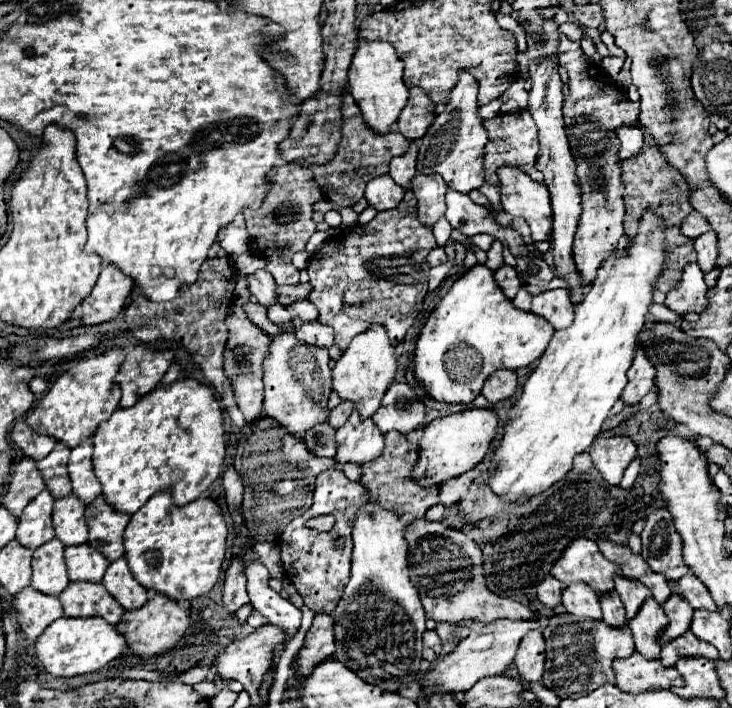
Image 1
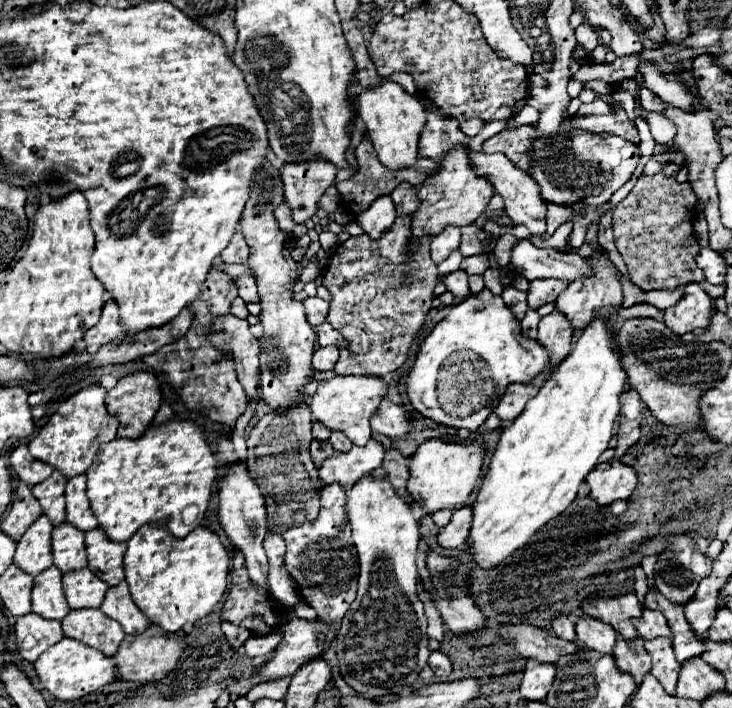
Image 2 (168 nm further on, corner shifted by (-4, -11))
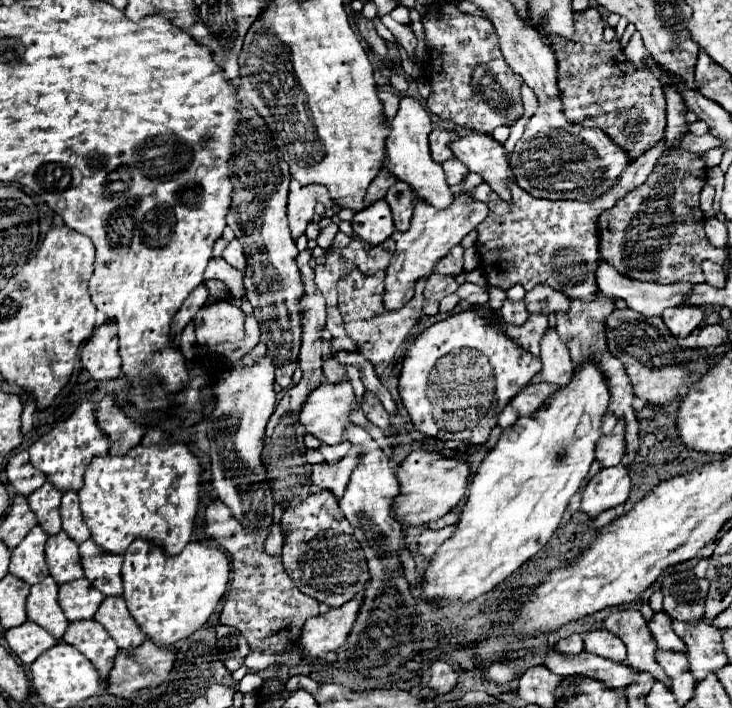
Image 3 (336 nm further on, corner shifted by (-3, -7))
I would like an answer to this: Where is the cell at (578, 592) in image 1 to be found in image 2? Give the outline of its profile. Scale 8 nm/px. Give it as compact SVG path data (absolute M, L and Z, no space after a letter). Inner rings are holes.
M581 617L575 625L577 641L599 653L611 653L615 645L615 629L609 623L603 623L593 617Z

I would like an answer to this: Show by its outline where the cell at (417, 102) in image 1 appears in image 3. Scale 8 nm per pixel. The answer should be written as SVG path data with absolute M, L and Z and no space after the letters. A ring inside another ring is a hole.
M436 127L432 133L430 133L430 153L434 157L436 163L444 163L448 159L454 159L454 153L450 151L448 143L458 139L458 133L454 131L446 131L442 127Z

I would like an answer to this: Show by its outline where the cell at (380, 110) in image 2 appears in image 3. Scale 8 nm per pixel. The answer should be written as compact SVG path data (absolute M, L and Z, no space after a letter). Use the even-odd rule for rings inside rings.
M412 97L400 99L398 115L394 117L390 135L386 139L386 153L388 153L386 169L390 173L394 173L398 181L408 183L410 189L414 191L416 199L426 201L426 203L434 205L436 209L446 209L454 201L454 193L452 193L450 185L446 183L442 165L434 163L434 159L430 157L430 149L428 149L430 131L432 131L432 119L430 119L430 113L426 111L426 107Z

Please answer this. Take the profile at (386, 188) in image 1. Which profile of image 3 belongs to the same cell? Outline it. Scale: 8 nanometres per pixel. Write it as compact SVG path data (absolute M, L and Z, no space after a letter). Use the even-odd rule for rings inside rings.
M376 201L374 205L358 211L352 219L354 233L368 245L376 247L394 233L392 211L386 201Z

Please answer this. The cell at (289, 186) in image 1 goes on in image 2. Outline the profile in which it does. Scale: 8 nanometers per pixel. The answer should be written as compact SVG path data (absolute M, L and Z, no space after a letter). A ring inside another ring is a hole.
M283 201L273 213L275 213L275 219L277 219L277 223L279 223L279 229L281 229L285 235L291 235L293 239L295 239L295 237L301 237L301 235L307 235L307 227L293 221L293 211L291 211L291 207L289 207L287 201Z

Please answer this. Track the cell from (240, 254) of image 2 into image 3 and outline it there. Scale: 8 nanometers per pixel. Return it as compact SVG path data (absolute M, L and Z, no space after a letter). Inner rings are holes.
M232 239L232 241L230 241L230 245L224 249L222 257L224 257L234 269L238 269L238 271L244 271L244 269L246 269L246 255L244 255L242 245L238 243L238 239Z

